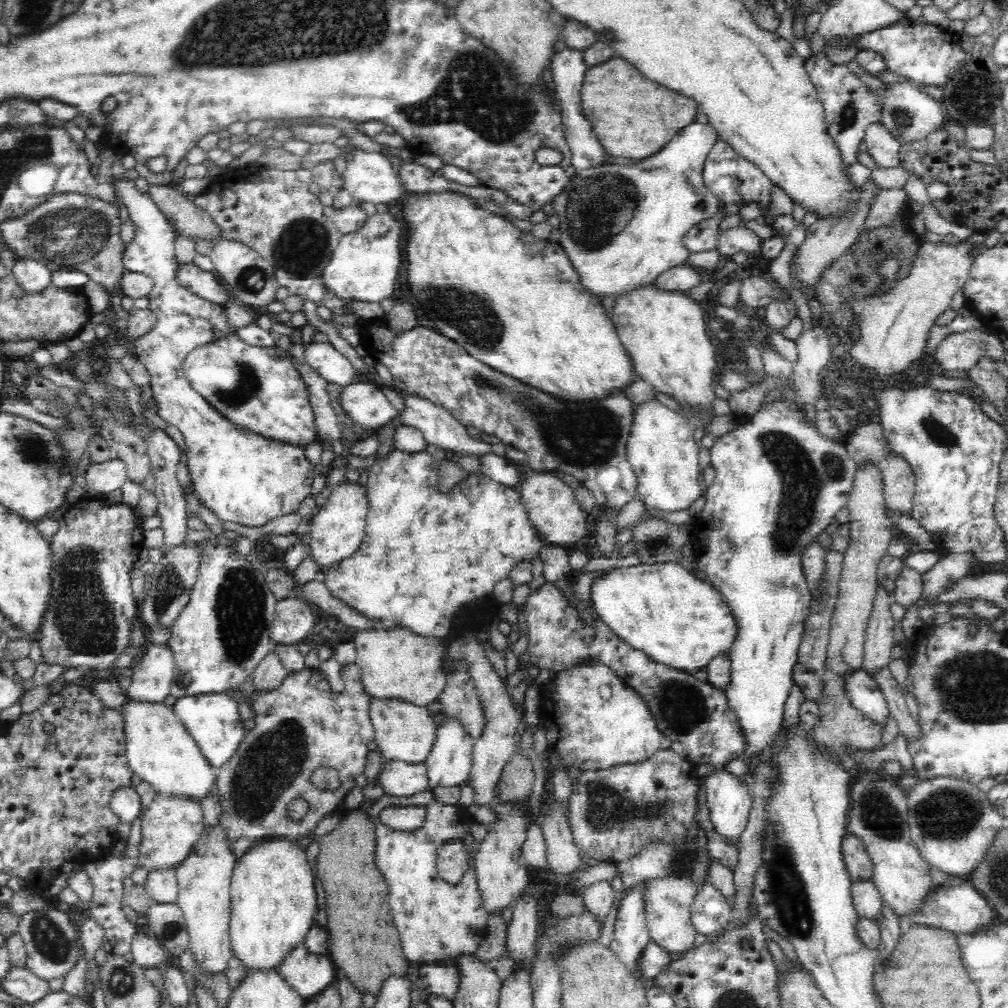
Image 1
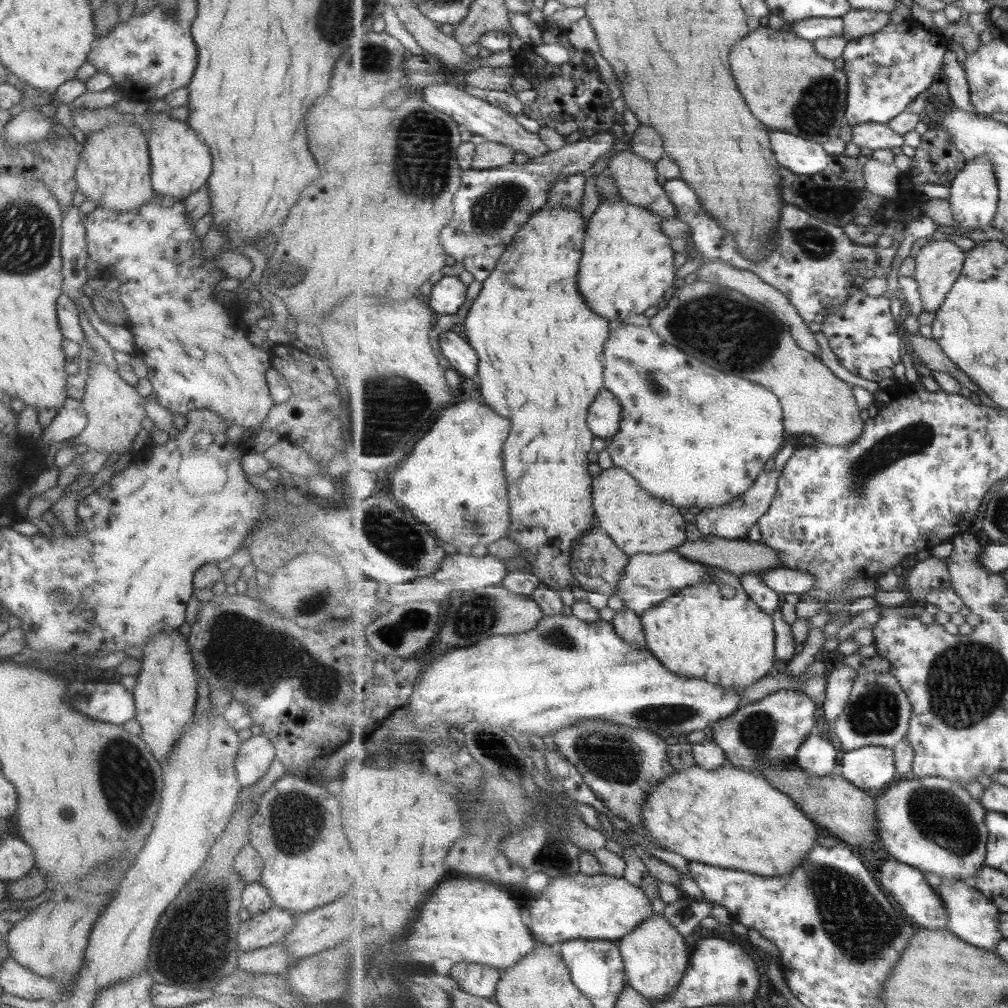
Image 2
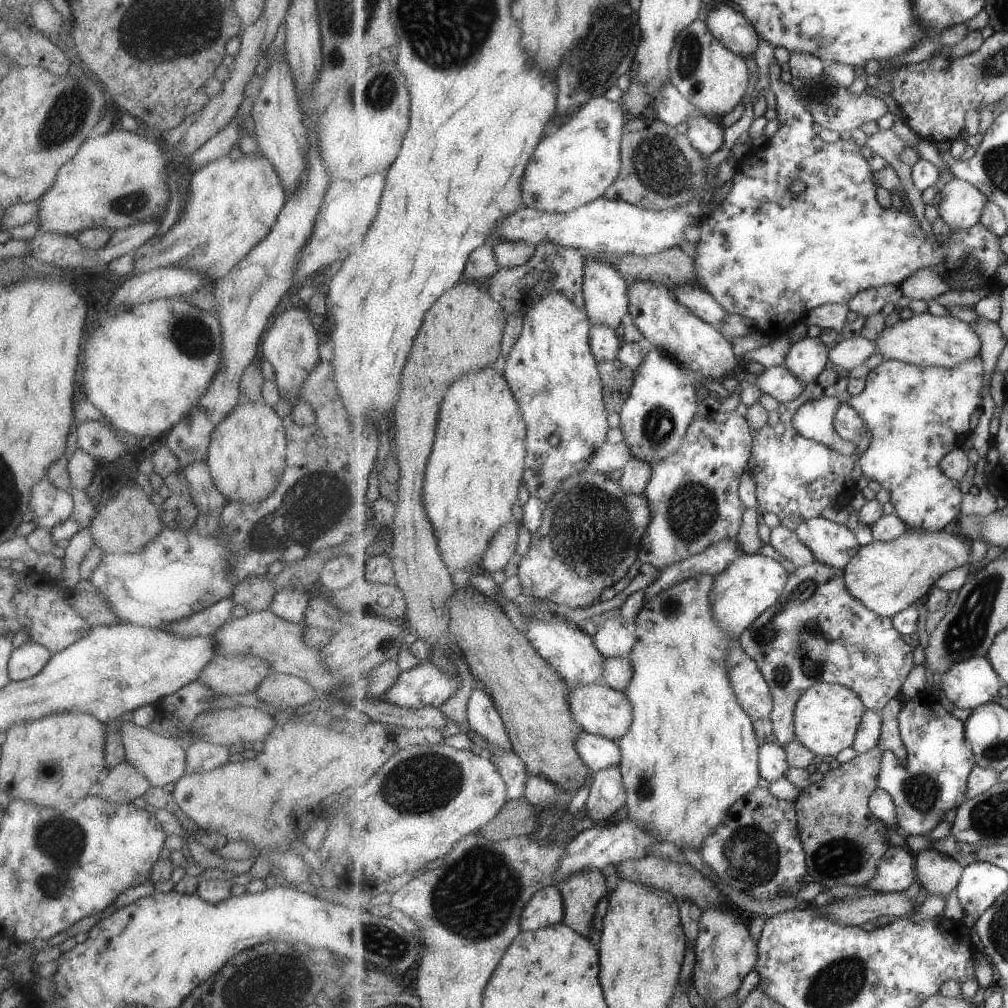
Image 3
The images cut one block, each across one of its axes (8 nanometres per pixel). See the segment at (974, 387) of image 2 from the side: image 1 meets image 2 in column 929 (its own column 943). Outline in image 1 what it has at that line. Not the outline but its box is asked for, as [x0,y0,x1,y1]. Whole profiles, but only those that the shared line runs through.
[933,329,1004,371]

